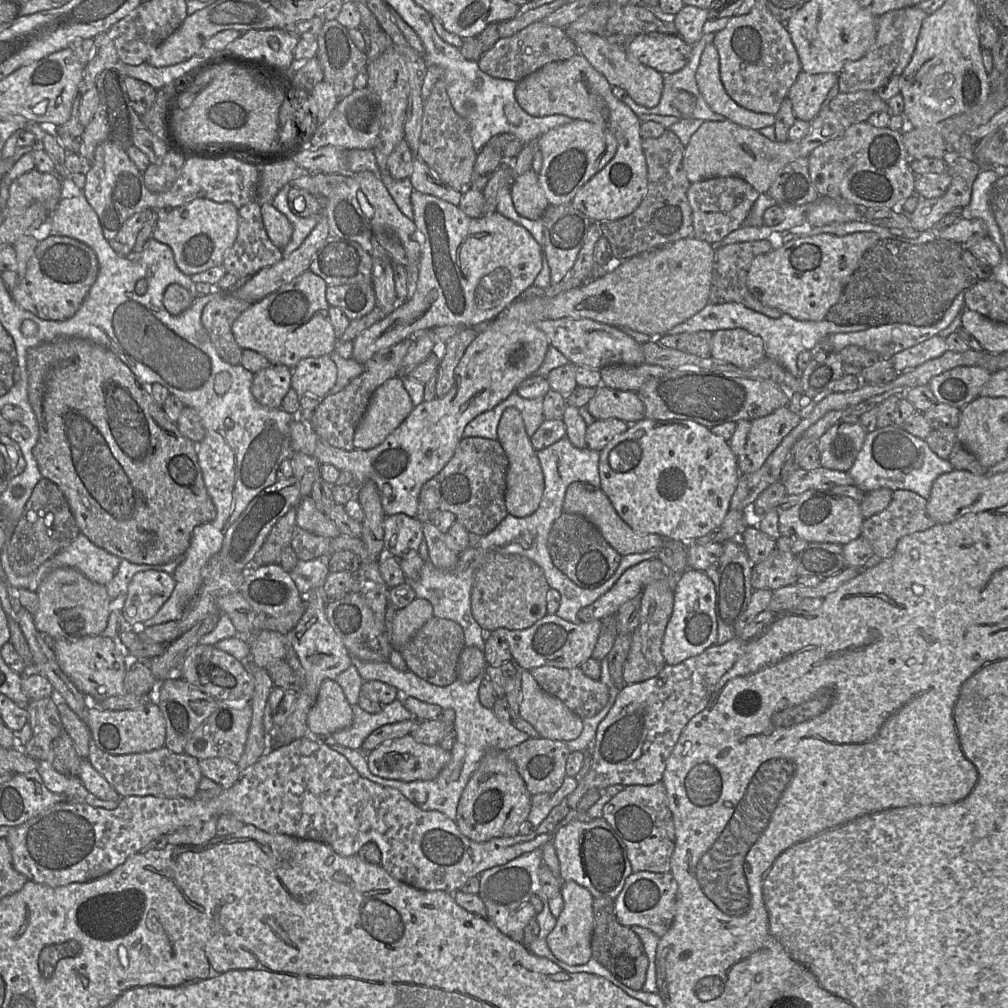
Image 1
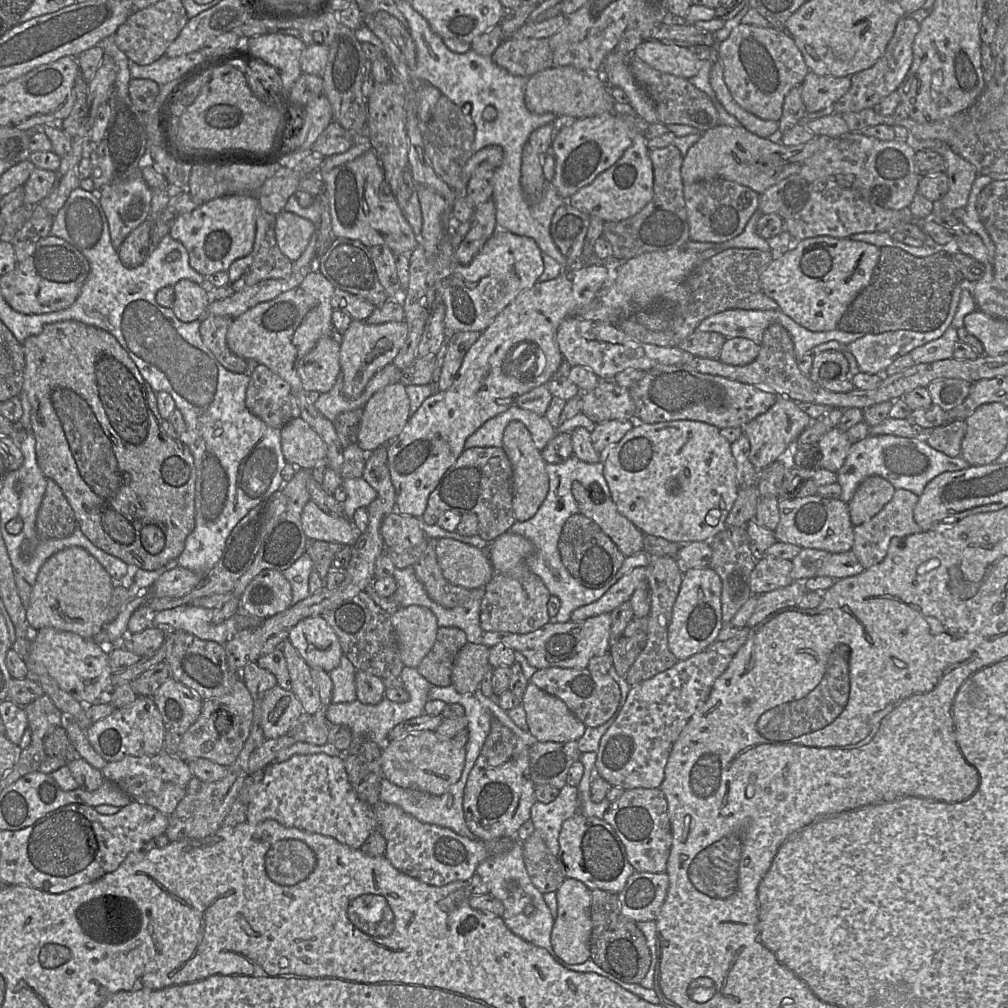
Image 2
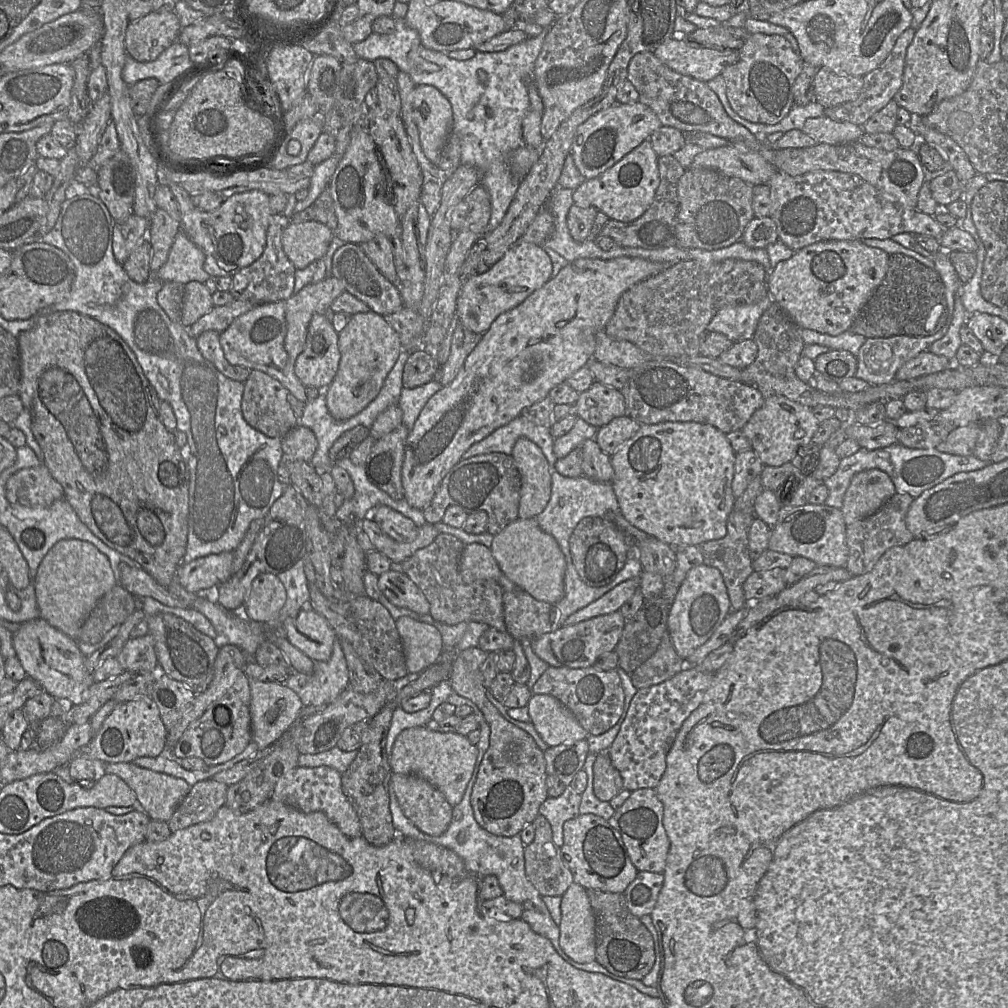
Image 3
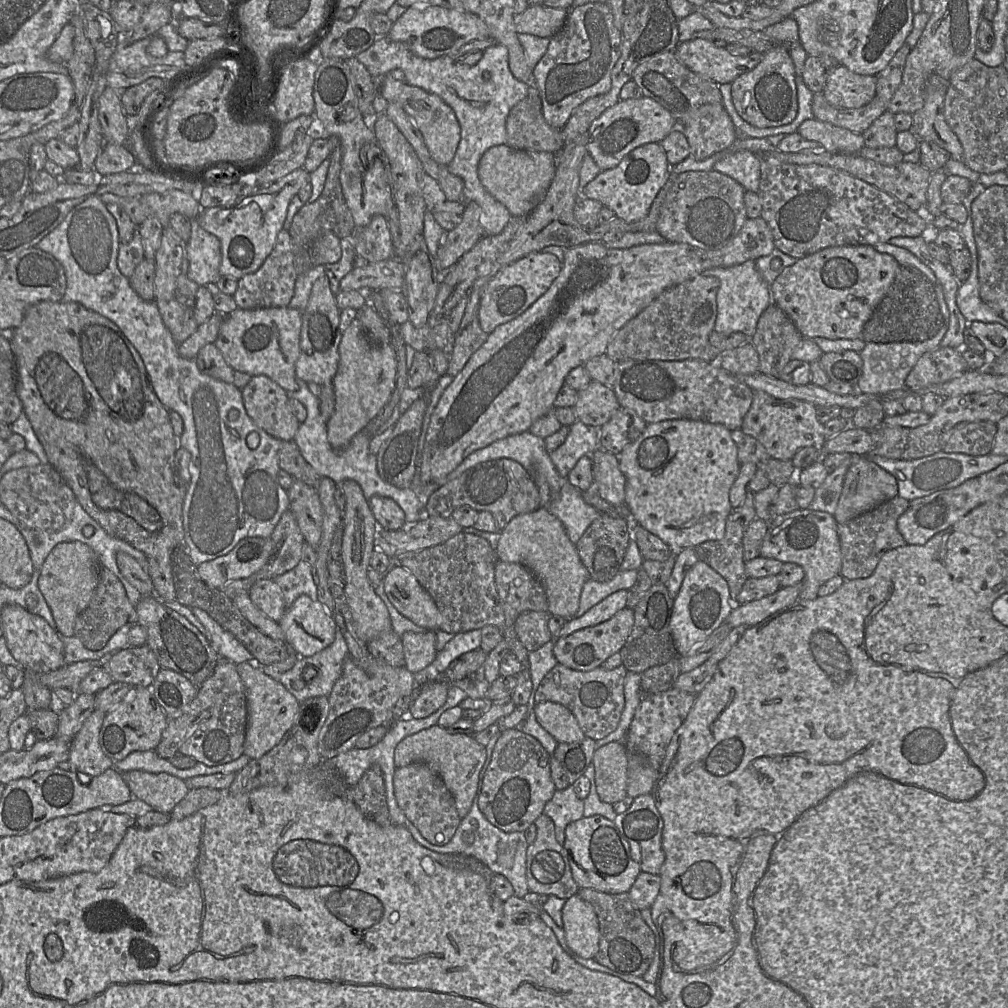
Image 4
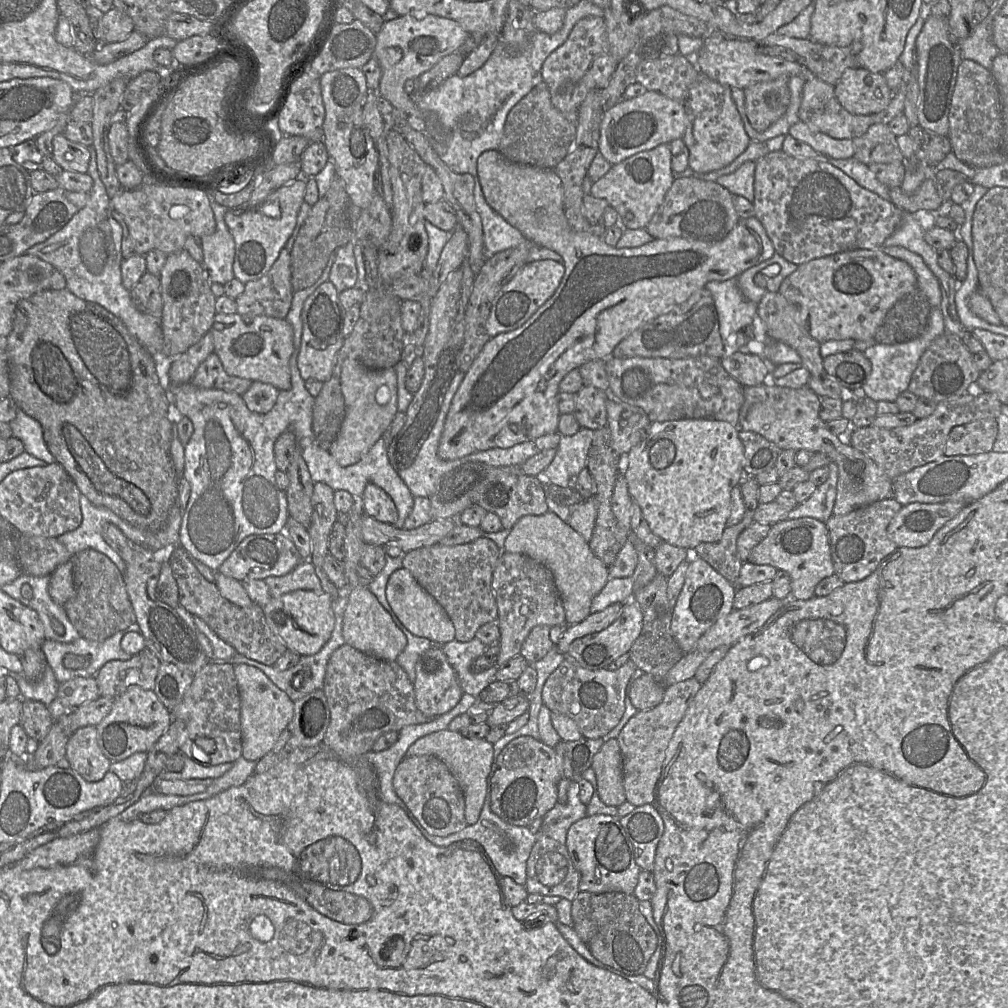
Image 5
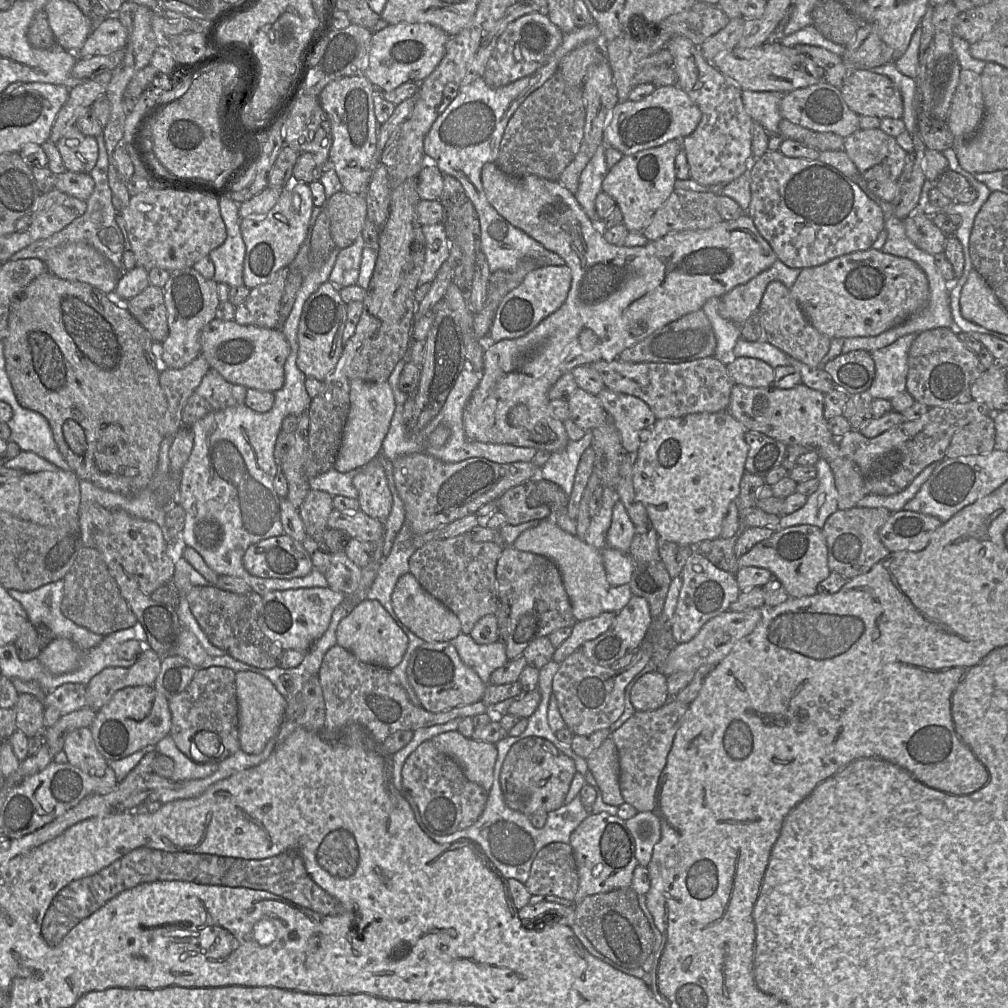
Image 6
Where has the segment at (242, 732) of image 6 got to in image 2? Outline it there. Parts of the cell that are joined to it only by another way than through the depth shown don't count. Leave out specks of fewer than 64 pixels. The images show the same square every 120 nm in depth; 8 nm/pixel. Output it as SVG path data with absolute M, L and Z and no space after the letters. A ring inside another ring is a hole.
M279 685L267 690L260 706L260 726L265 739L286 734L302 712L303 706L292 690Z

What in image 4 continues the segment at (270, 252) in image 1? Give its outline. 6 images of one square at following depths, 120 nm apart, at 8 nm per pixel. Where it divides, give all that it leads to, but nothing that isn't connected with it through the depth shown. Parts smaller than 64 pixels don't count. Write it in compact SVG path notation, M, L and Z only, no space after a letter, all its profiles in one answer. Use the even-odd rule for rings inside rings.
M283 228L277 235L272 252L261 267L238 280L238 287L233 297L241 309L288 307L294 295L297 277L291 236L289 231Z

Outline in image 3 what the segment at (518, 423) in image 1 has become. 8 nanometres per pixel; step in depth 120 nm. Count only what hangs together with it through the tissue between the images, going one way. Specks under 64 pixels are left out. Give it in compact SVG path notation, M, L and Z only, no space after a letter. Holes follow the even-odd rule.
M524 437L515 442L511 456L521 477L518 518L535 518L551 497L550 465L542 449Z

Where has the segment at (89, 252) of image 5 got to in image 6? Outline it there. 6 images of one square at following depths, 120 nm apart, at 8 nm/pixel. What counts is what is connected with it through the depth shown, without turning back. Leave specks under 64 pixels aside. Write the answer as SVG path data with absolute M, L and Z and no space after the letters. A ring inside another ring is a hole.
M99 134L96 137L96 140L98 144L98 159L96 165L89 173L95 184L91 196L86 201L87 208L85 213L73 220L68 226L54 235L46 239L37 240L27 247L19 250L10 257L10 260L37 258L45 261L45 258L51 249L70 243L82 242L92 246L106 258L108 258L116 268L123 270L123 237L115 220L117 212L112 204L112 192L108 182L109 160L103 134Z

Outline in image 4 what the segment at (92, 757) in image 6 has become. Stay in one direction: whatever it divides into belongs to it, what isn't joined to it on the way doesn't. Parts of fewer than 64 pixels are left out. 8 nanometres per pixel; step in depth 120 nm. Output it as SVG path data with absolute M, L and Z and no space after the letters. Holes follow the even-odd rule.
M94 710L72 739L69 751L71 771L93 778L114 767L114 761L102 751L99 743L105 716L106 713Z

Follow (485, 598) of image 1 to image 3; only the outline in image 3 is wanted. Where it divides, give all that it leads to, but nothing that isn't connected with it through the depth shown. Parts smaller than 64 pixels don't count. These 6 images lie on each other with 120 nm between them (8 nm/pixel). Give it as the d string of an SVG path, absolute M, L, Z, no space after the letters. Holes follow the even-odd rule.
M516 588L503 592L503 611L506 632L518 641L532 641L553 631L549 619L551 606Z

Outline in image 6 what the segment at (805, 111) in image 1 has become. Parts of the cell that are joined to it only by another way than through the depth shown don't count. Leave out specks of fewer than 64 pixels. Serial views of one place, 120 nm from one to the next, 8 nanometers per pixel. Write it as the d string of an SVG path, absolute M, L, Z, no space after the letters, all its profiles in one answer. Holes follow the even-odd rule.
M853 70L839 90L849 109L859 116L902 119L901 93L884 75Z

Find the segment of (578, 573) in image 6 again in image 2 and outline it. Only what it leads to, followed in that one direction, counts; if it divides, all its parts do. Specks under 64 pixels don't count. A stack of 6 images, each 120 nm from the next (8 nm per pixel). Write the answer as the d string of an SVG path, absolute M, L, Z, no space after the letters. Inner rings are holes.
M507 531L493 540L486 552L496 573L508 573L524 564L533 550L534 546L528 539Z

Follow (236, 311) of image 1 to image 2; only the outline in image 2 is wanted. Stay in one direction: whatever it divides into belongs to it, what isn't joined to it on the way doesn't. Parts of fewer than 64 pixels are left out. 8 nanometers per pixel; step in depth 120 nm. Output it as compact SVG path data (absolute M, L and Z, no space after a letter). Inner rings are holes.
M207 310L199 319L200 334L205 346L215 358L233 373L249 373L247 360L231 352L227 345L226 335L233 319L224 316L208 315Z

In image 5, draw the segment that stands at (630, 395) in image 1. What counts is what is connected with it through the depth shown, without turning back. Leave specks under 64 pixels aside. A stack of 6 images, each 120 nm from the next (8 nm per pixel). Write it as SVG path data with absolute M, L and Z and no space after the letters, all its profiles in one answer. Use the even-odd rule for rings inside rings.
M584 385L576 394L573 415L583 428L597 430L607 426L607 400L609 393L593 386Z

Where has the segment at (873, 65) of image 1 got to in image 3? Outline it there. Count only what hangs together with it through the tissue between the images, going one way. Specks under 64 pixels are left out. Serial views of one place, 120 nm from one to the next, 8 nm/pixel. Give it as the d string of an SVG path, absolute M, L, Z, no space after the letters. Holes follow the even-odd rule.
M912 27L907 28L897 39L887 58L877 68L862 77L863 88L856 99L825 108L824 115L833 120L851 122L858 126L863 126L870 117L885 107L902 86L907 48L912 42L915 32L916 30Z

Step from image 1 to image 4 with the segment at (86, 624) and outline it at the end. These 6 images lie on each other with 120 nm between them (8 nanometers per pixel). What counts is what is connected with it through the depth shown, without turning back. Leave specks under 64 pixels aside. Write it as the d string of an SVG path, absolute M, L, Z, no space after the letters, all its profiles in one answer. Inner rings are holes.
M79 541L57 544L45 559L38 587L51 609L56 630L61 636L74 636L77 616L87 607L98 584L101 563L97 554Z

